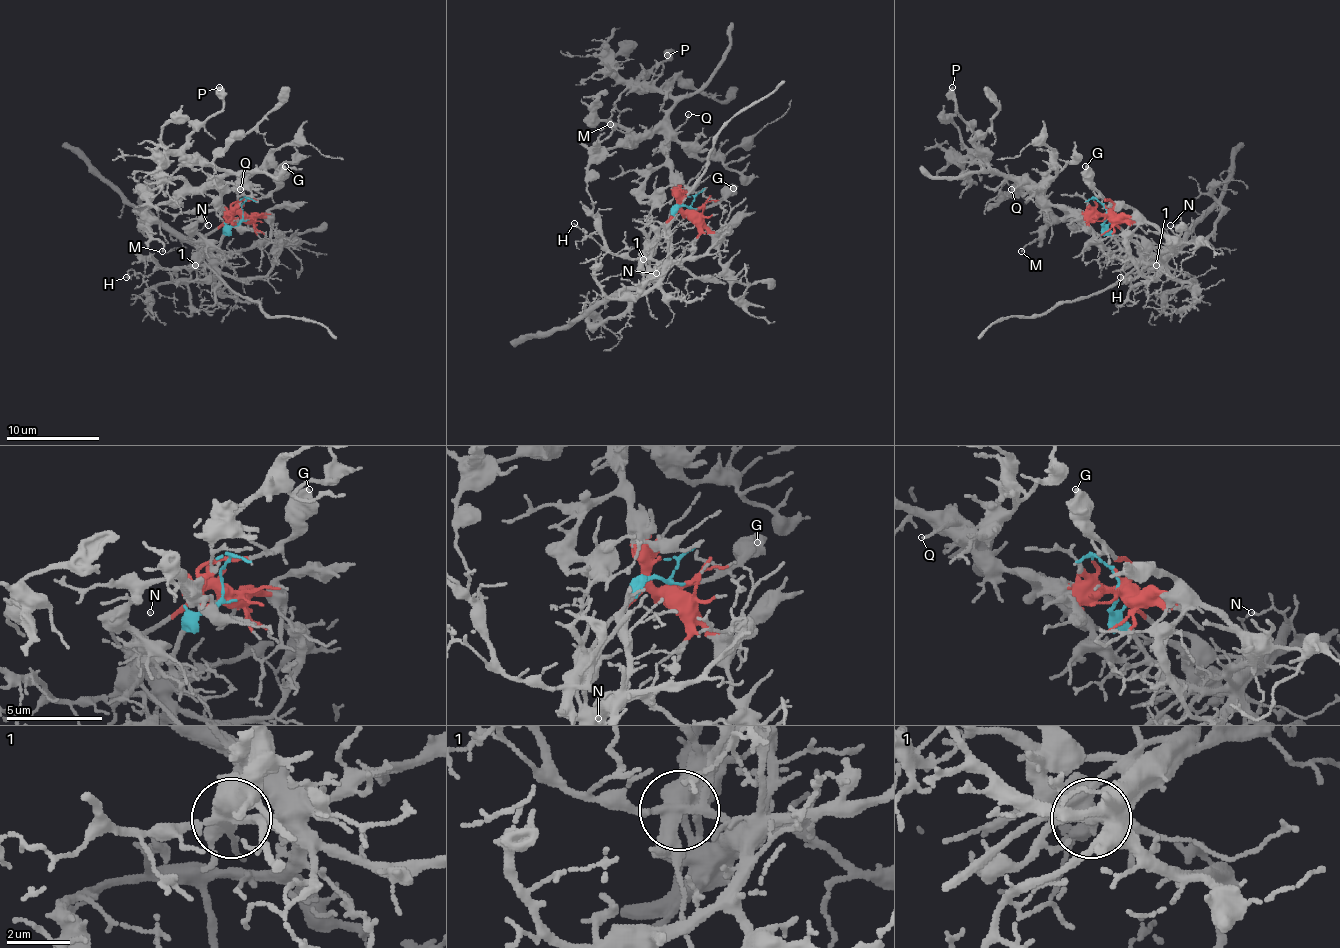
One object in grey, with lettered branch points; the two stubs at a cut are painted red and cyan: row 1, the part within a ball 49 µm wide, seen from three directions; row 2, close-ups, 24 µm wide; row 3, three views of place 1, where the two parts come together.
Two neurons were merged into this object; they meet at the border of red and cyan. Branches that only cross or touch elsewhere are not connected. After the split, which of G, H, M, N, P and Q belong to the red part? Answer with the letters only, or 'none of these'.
G, M, P, Q

